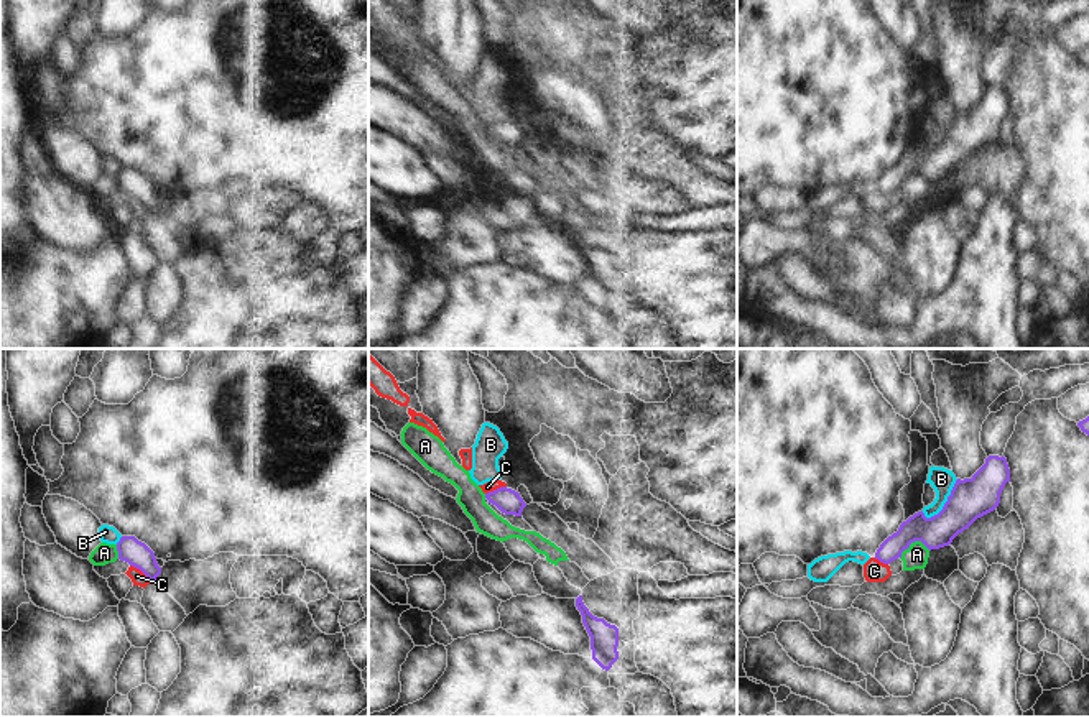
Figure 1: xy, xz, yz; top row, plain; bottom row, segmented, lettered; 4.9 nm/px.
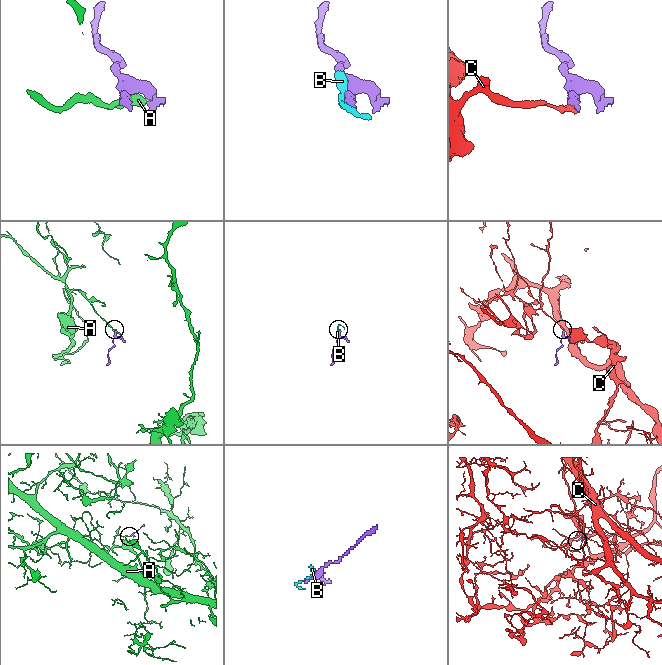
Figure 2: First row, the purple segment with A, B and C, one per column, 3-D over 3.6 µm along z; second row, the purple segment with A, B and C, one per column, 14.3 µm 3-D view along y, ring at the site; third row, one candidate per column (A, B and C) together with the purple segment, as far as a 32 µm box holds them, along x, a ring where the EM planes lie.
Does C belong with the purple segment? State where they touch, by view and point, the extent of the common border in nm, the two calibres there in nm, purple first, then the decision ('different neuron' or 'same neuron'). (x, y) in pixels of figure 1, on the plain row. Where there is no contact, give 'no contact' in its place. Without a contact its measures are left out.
meets purple in xy at (142, 203); contact 140 nm long; 120 nm thick on the purple side, 70 nm on the other; different neuron

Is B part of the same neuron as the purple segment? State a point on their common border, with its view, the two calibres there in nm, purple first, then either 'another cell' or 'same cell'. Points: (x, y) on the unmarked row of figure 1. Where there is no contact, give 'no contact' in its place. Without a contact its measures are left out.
yz (946, 134) | 200/120 nm | another cell

